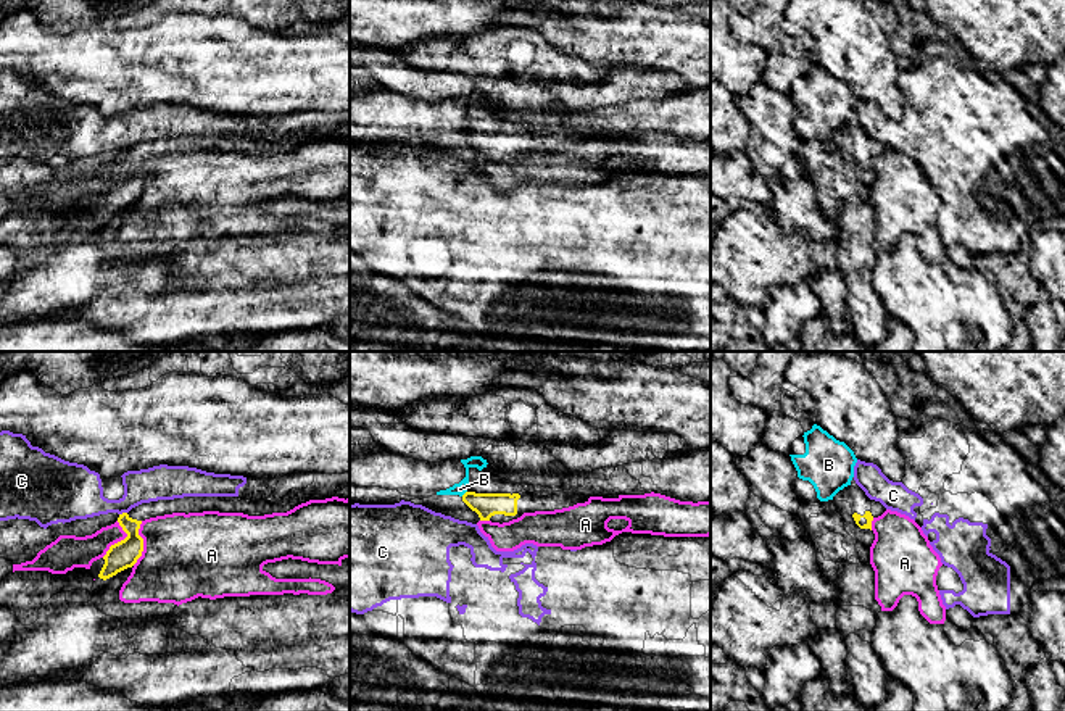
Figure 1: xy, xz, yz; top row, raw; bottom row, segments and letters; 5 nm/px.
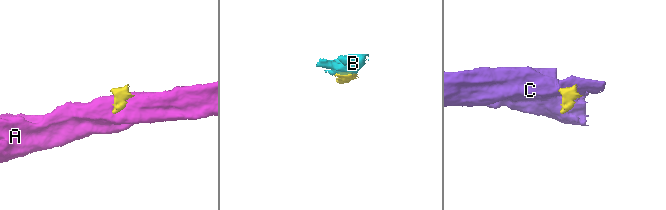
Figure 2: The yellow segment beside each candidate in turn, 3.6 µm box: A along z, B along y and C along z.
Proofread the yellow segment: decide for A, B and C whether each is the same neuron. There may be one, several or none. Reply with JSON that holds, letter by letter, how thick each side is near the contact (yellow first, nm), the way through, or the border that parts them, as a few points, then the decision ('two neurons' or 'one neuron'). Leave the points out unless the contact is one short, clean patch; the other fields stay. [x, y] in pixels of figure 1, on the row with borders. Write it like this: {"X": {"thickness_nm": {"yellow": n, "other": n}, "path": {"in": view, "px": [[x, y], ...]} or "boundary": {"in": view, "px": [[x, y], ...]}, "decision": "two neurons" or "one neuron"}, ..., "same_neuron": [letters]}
{"A": {"thickness_nm": {"yellow": 140, "other": 420}, "boundary": {"in": "xy", "px": [[142, 521], [139, 529], [142, 555], [132, 565]]}, "decision": "two neurons"}, "B": {"thickness_nm": {"yellow": 120, "other": 70}, "boundary": {"in": "xz", "px": [[466, 490], [461, 495]]}, "decision": "two neurons"}, "C": {"thickness_nm": {"yellow": 140, "other": 260}, "boundary": {"in": "xy", "px": [[126, 511], [120, 515]]}, "decision": "two neurons"}, "same_neuron": []}

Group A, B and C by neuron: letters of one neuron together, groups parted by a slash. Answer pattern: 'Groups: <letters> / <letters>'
Groups: A / B / C

